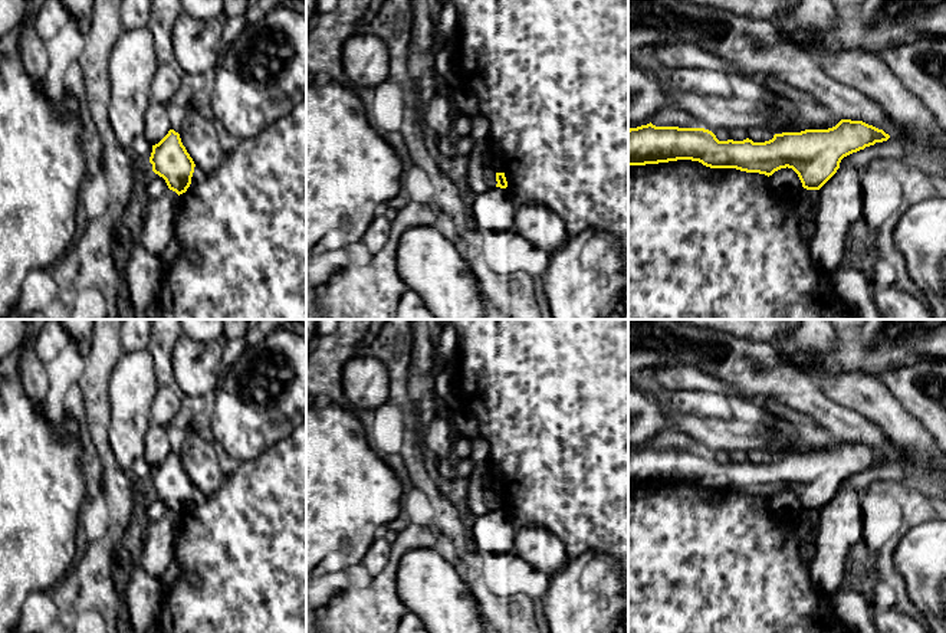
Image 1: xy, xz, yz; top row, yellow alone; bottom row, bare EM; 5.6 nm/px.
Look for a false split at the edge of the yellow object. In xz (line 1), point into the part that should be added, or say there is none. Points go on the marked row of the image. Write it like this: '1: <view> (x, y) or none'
1: none

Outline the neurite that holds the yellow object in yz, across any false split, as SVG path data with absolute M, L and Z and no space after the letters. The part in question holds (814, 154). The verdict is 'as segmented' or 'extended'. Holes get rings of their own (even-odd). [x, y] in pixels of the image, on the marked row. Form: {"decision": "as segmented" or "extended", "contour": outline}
{"decision": "as segmented", "contour": "M841 119L828 129L775 134L765 142L719 141L704 128L656 127L651 122L628 129L628 165L658 164L677 160L699 161L710 168L736 168L746 173L772 176L781 168L792 168L807 190L819 190L840 168L844 157L890 138L883 129L863 121Z"}

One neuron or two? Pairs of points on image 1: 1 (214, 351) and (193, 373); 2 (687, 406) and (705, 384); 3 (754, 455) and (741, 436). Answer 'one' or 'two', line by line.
1: one
2: two
3: two

